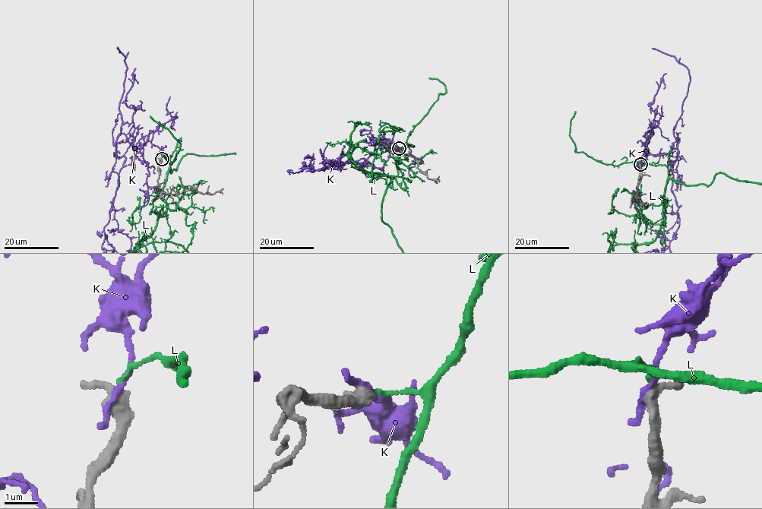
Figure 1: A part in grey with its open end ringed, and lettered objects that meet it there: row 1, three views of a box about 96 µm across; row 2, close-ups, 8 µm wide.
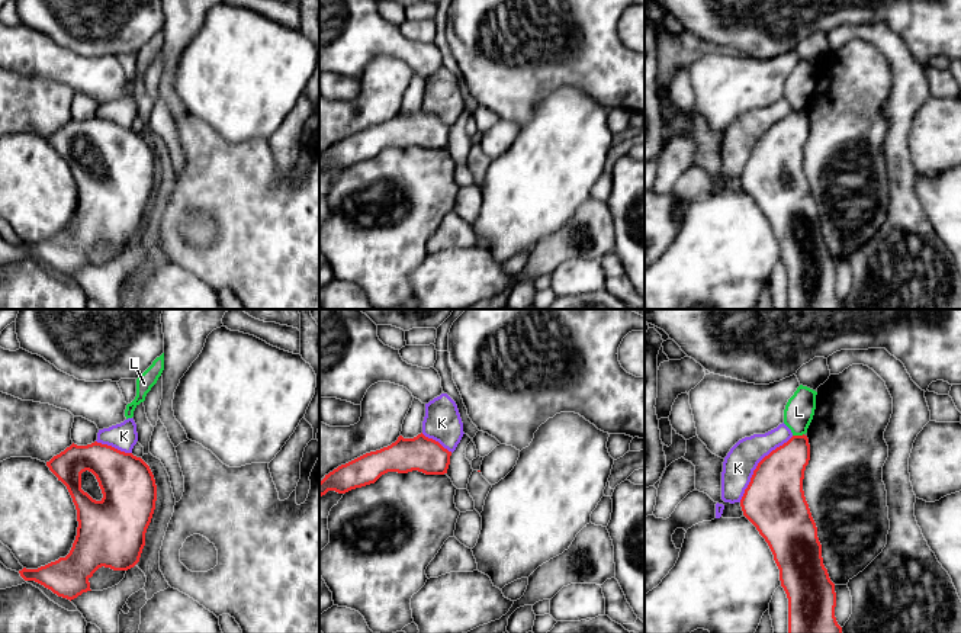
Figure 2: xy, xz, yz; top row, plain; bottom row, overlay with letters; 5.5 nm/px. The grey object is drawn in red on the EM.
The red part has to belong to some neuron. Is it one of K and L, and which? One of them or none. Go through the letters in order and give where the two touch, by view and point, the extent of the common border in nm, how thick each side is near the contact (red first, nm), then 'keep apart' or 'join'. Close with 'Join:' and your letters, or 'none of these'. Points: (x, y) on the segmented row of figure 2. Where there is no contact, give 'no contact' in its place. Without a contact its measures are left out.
K: contact yz (758, 465); length 480 nm; calibres 340 and 180 nm; keep apart
L: contact yz (797, 436); length 70 nm; calibres 280 and 160 nm; keep apart
Join: none of these

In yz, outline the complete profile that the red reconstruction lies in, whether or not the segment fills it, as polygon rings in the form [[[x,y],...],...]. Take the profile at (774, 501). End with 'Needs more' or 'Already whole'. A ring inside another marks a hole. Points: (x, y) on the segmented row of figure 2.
[[[793,436],[758,463],[740,507],[768,543],[780,569],[781,587],[788,598],[788,633],[842,633],[835,617],[835,584],[823,565],[817,527],[803,491],[809,460],[807,436]]]. Already whole

